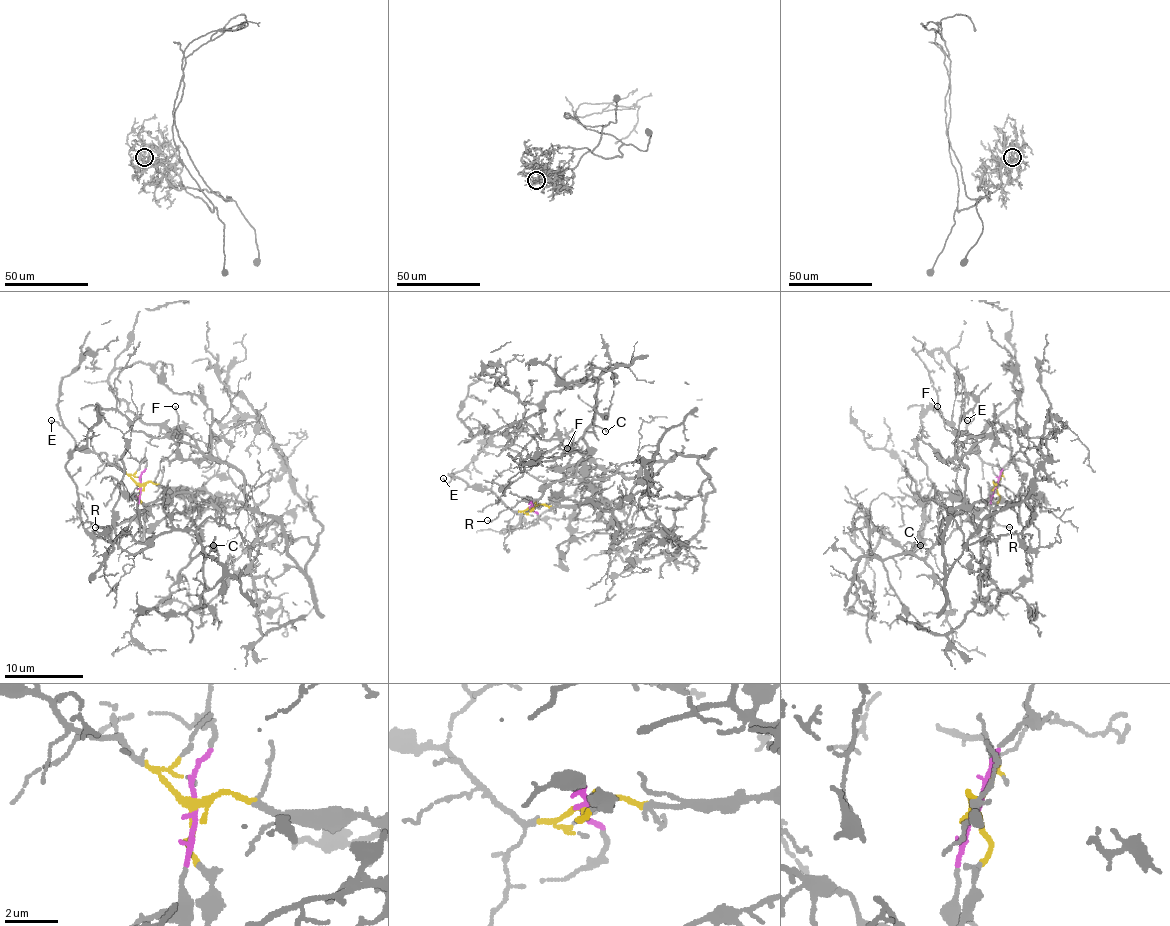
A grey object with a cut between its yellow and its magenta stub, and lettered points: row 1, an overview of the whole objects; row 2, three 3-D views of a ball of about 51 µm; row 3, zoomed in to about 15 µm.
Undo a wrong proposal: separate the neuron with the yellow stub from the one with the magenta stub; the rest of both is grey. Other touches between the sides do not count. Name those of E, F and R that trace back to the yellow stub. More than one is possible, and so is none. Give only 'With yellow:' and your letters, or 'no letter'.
With yellow: E, F

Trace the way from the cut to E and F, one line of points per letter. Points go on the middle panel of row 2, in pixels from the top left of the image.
E: (532, 507), (513, 511), (489, 489), (475, 489), (457, 477), (449, 481), (443, 477)
F: (532, 507), (610, 501), (628, 495), (637, 479), (588, 465), (572, 467), (566, 448)

